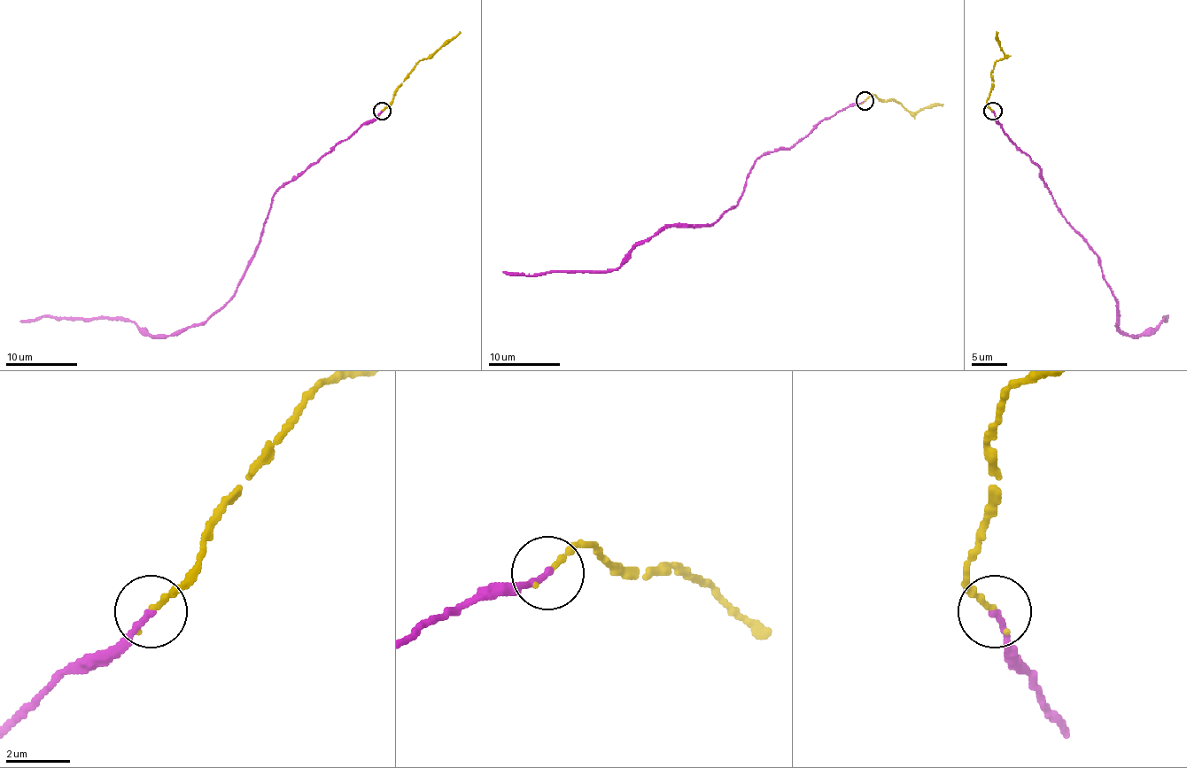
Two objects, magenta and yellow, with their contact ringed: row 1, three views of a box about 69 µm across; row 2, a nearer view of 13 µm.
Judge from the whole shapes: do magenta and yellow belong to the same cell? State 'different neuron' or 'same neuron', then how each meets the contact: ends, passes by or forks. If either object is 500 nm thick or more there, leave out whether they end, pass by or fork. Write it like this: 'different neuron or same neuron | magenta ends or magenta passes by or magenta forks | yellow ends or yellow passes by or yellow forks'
same neuron | magenta ends | yellow ends

